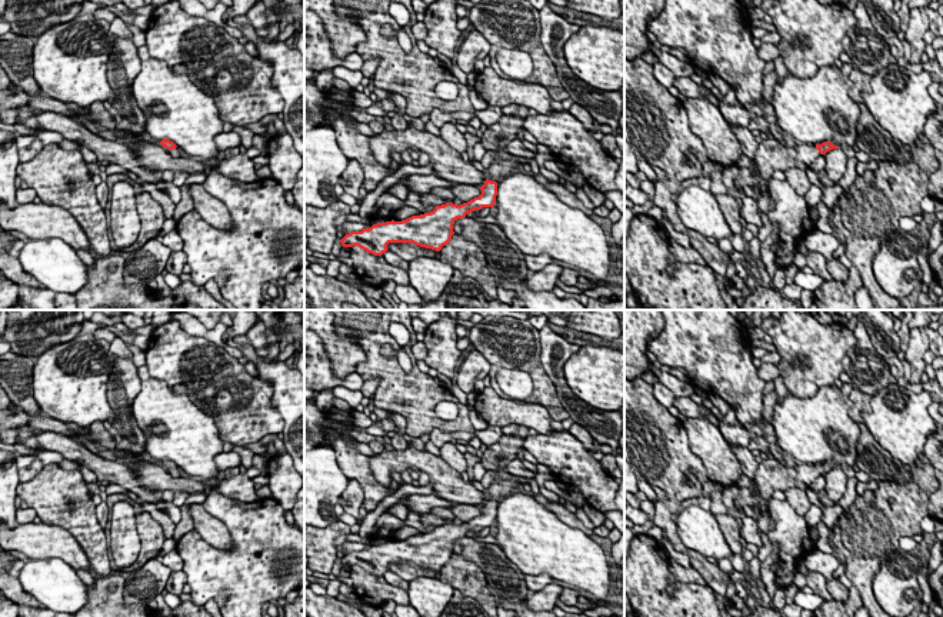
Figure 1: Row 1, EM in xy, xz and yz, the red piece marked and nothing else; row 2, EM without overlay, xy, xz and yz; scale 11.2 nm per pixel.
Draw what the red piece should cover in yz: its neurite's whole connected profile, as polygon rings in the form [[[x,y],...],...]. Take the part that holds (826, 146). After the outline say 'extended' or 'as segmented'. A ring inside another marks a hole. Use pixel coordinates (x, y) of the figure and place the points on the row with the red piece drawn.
[[[773,137],[762,140],[757,147],[757,154],[749,167],[739,167],[739,174],[732,193],[742,196],[746,186],[752,187],[764,180],[772,180],[776,170],[784,171],[789,169],[806,170],[819,154],[837,149],[830,141],[822,144],[797,143],[796,147],[784,147]]]; extended

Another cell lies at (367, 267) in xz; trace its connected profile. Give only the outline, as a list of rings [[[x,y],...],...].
[[[353,246],[350,259],[353,260],[357,280],[361,280],[364,284],[380,287],[387,280],[394,281],[396,286],[410,284],[407,270],[390,266],[383,256],[374,256],[363,251],[359,246]]]

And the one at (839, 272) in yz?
[[[834,257],[827,260],[827,270],[834,280],[846,283],[849,279],[849,269]]]

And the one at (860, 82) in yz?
[[[853,64],[853,70],[849,76],[849,79],[853,81],[853,89],[856,89],[857,91],[870,91],[870,76],[862,73],[854,64]]]

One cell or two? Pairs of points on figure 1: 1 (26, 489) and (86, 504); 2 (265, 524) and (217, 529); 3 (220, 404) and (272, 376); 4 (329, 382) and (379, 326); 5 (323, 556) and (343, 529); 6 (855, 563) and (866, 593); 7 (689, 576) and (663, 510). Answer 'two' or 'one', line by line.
1: one
2: two
3: two
4: two
5: one
6: one
7: two

